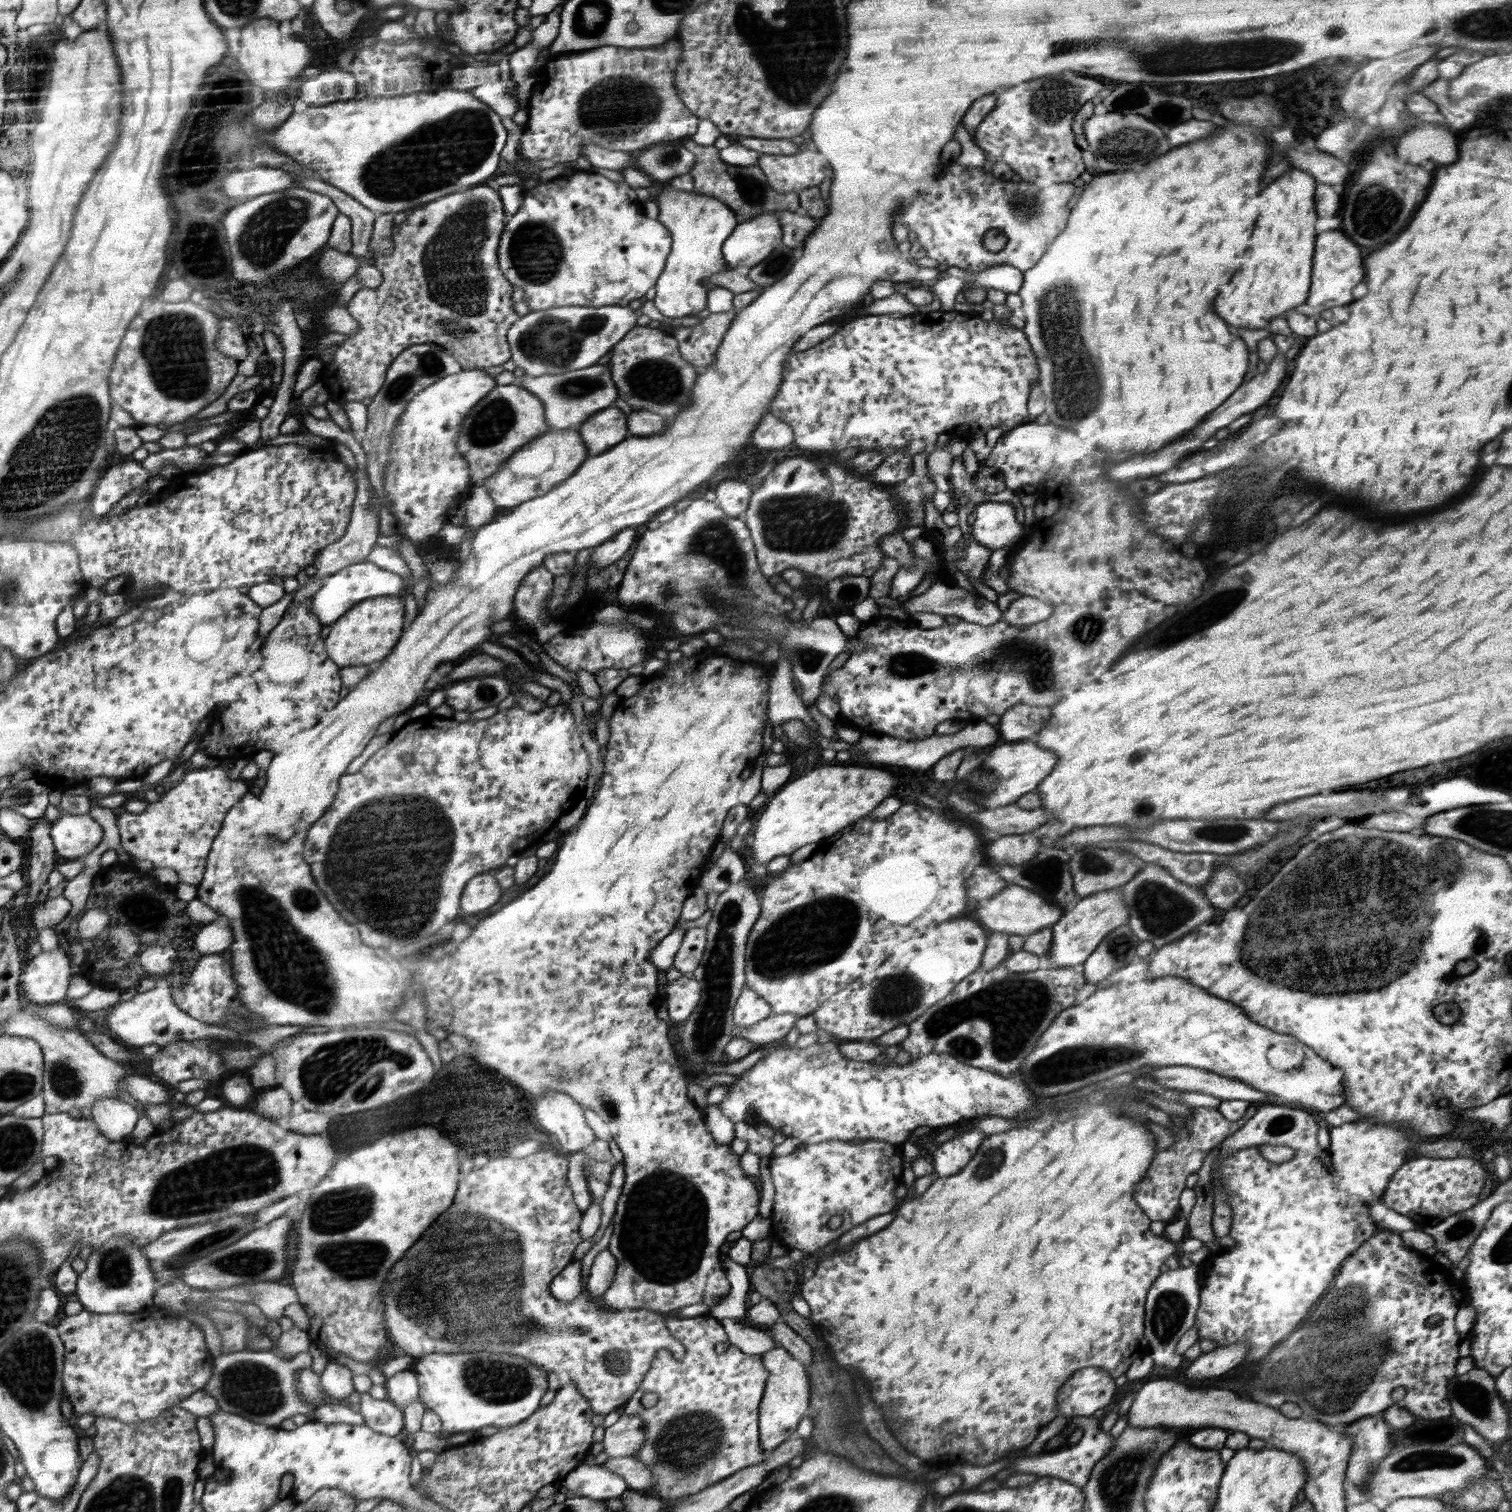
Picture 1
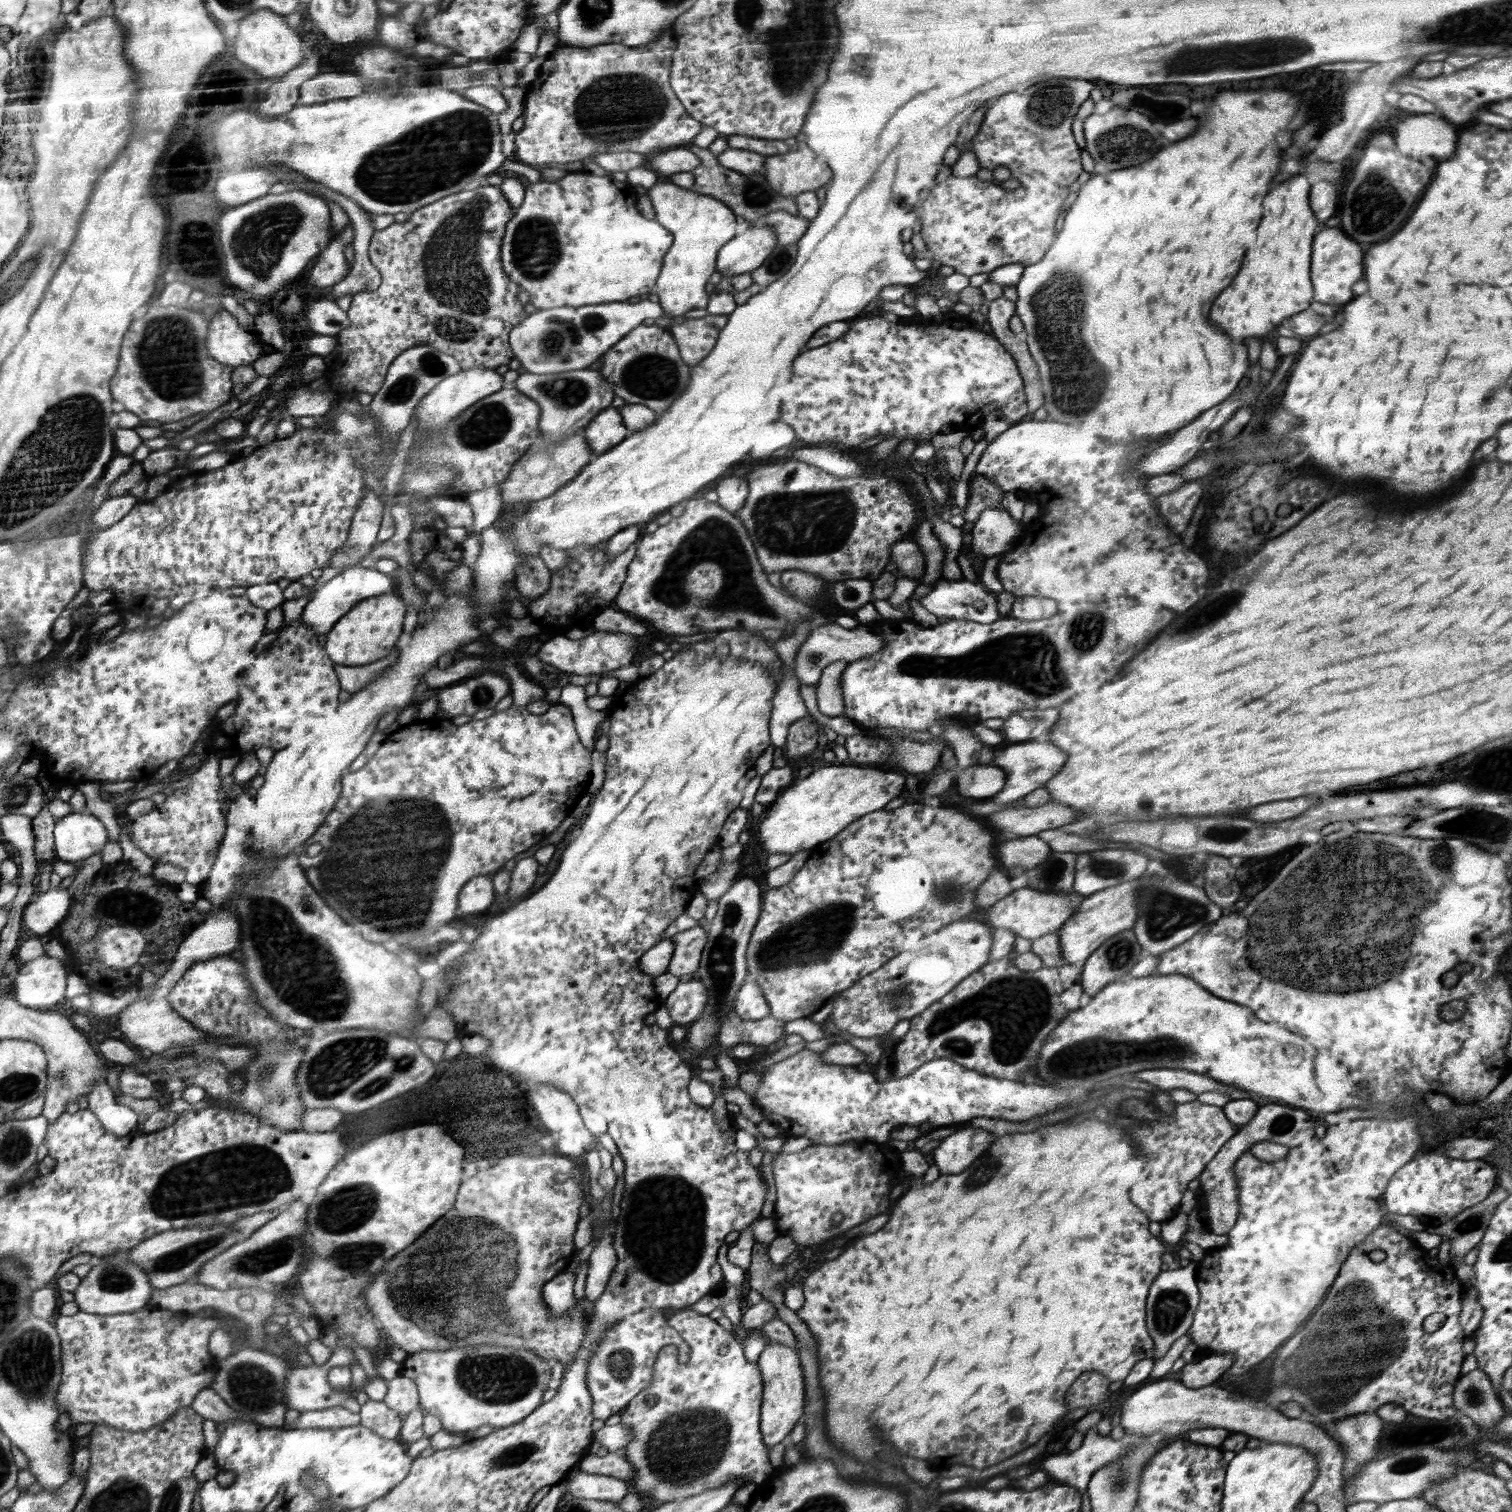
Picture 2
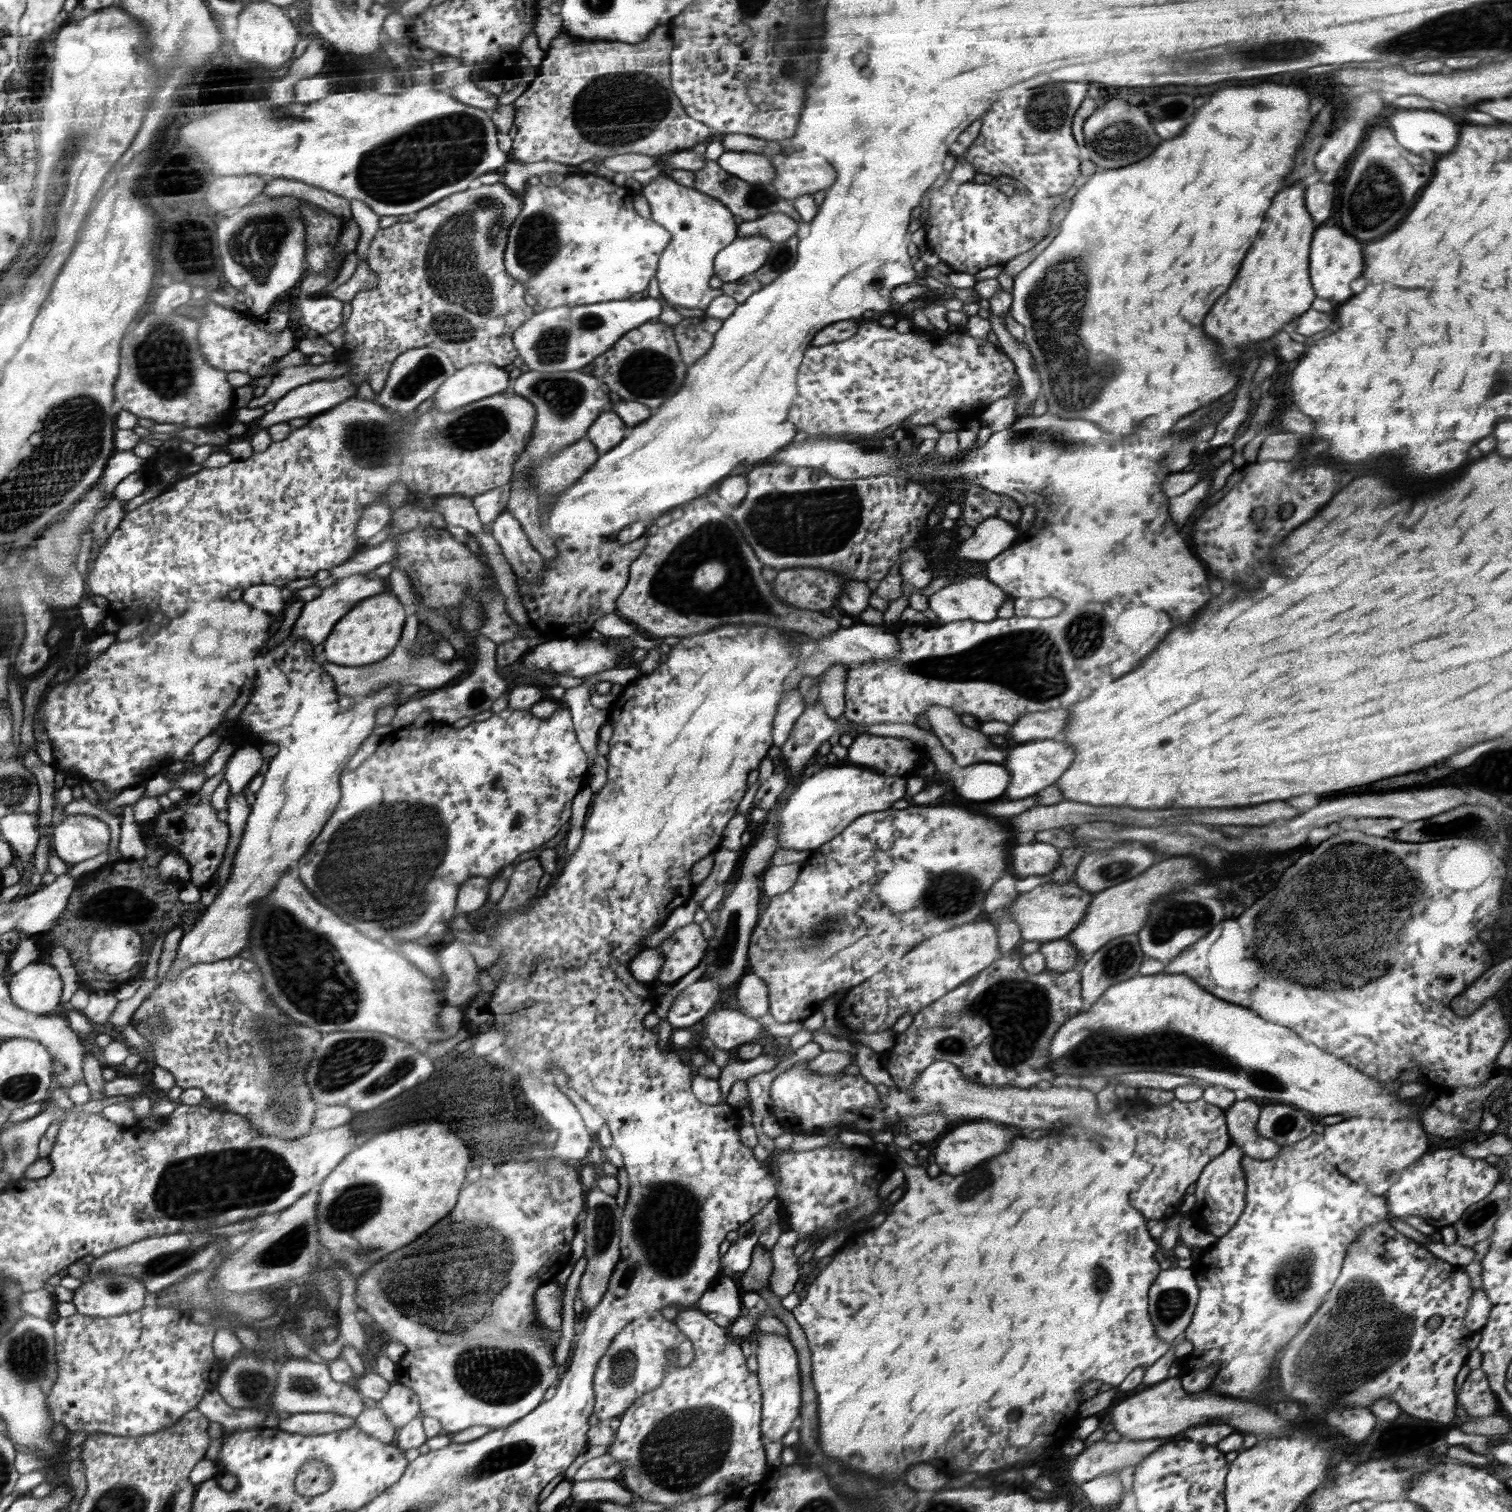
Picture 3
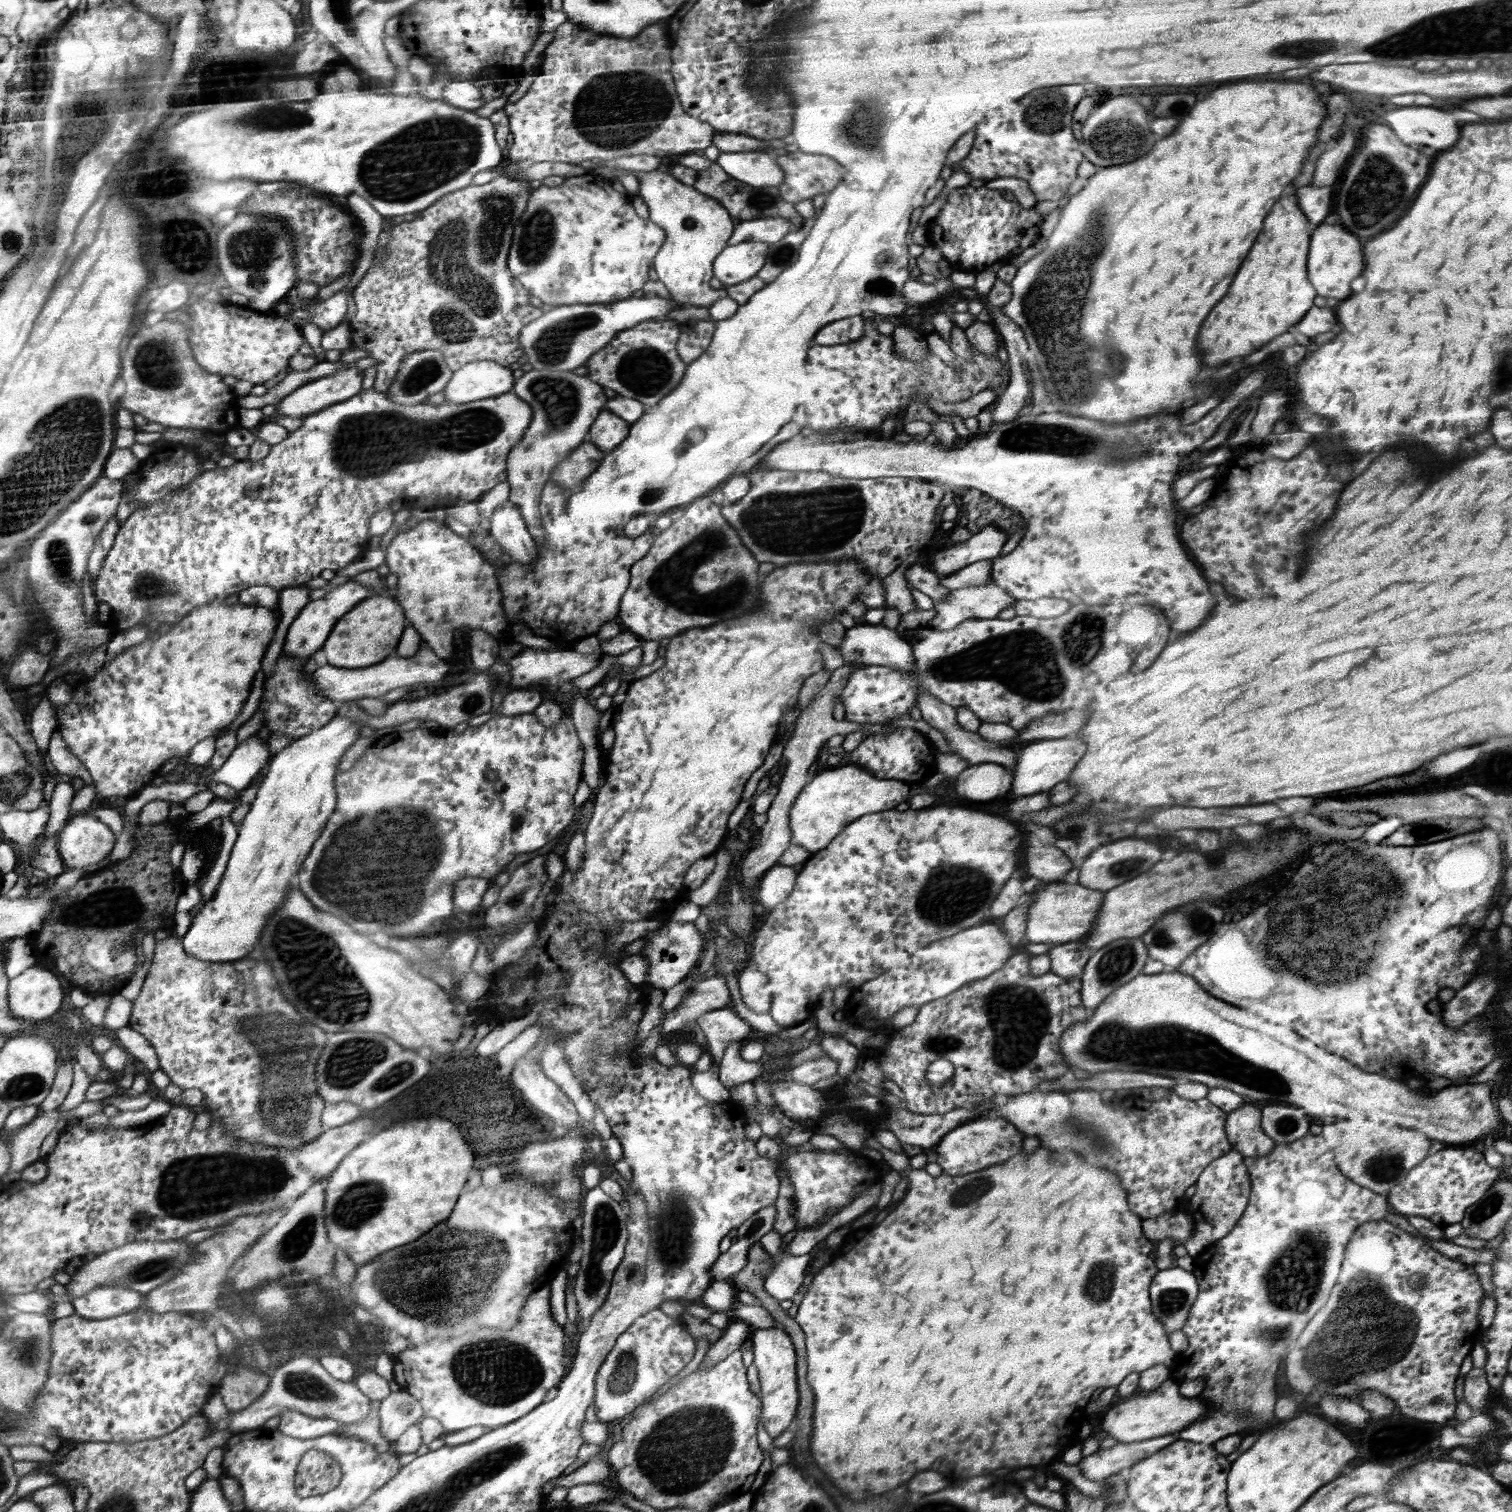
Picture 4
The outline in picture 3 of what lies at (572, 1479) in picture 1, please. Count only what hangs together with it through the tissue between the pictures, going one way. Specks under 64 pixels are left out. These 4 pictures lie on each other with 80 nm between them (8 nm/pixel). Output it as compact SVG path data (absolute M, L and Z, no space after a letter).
M619 1479L574 1482L570 1502L588 1500L610 1501L631 1508L632 1495Z

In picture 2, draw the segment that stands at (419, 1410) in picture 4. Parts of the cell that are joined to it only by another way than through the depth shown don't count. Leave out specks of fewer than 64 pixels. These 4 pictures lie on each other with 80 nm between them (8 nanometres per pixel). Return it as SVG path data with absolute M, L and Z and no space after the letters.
M398 1376L387 1382L386 1396L381 1400L388 1408L395 1410L404 1419L419 1407L416 1383L410 1378Z

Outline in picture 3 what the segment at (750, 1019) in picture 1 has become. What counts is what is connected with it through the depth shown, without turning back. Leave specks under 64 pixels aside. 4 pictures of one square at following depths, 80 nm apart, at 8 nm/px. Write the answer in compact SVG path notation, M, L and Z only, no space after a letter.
M749 970L740 979L736 1002L742 1006L740 1012L755 1019L770 1012L769 988L765 980Z

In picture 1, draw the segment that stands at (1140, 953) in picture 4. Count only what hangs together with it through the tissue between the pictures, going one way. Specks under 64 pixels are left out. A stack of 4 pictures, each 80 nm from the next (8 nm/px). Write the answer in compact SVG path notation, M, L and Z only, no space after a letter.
M1127 924L1107 934L1081 965L1087 983L1100 988L1105 978L1133 961L1138 944L1138 937Z

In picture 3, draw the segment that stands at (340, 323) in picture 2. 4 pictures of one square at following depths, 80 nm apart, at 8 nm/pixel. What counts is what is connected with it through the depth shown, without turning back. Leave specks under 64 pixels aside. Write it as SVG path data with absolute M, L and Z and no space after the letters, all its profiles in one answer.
M316 295L316 300L306 298L300 302L302 318L306 318L306 326L320 335L331 333L343 326L343 303L323 295Z

